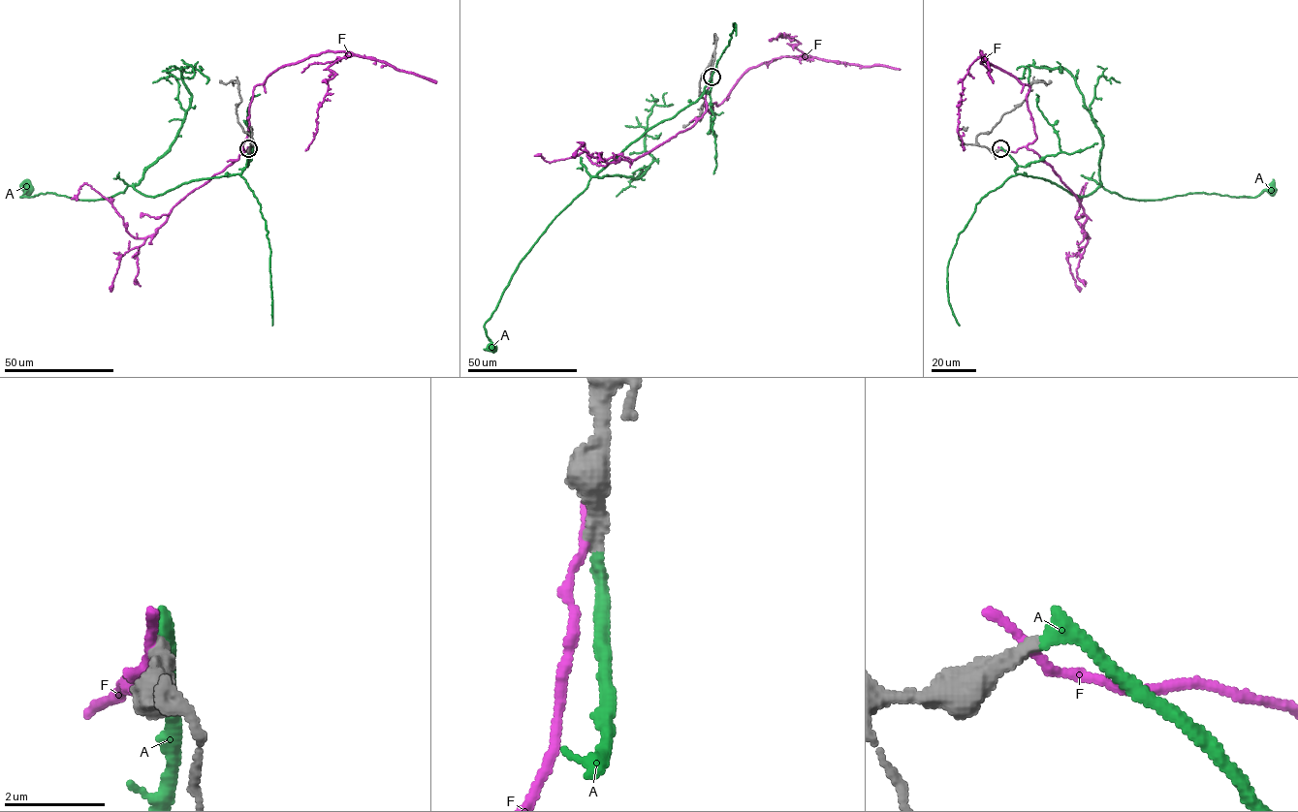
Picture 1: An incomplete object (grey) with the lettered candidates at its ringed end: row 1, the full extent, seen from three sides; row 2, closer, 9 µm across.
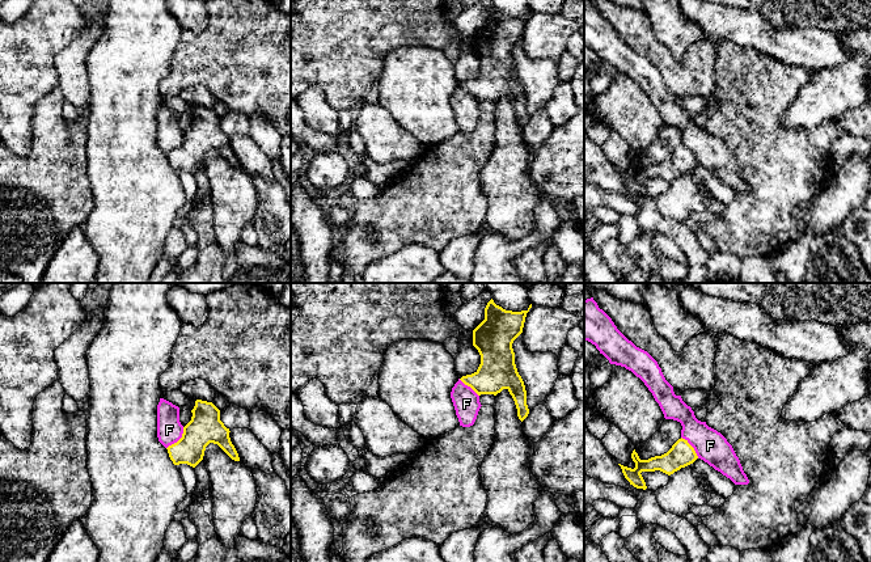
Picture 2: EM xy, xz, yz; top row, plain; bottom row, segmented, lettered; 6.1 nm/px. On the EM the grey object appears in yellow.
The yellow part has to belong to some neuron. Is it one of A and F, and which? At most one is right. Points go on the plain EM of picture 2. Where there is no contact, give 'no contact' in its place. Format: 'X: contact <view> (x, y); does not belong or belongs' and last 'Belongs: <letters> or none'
A: no contact; belongs
F: contact xy (180, 146); does not belong
Belongs: A

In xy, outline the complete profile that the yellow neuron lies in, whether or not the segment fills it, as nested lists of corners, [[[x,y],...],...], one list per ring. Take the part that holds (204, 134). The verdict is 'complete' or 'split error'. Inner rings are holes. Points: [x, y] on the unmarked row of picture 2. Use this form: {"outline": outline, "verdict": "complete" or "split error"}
{"outline": [[[196,106],[191,119],[191,127],[183,134],[182,144],[166,155],[173,170],[195,174],[203,166],[210,149],[217,151],[232,166],[240,168],[229,144],[231,138],[220,127],[220,117],[212,109]]], "verdict": "complete"}

